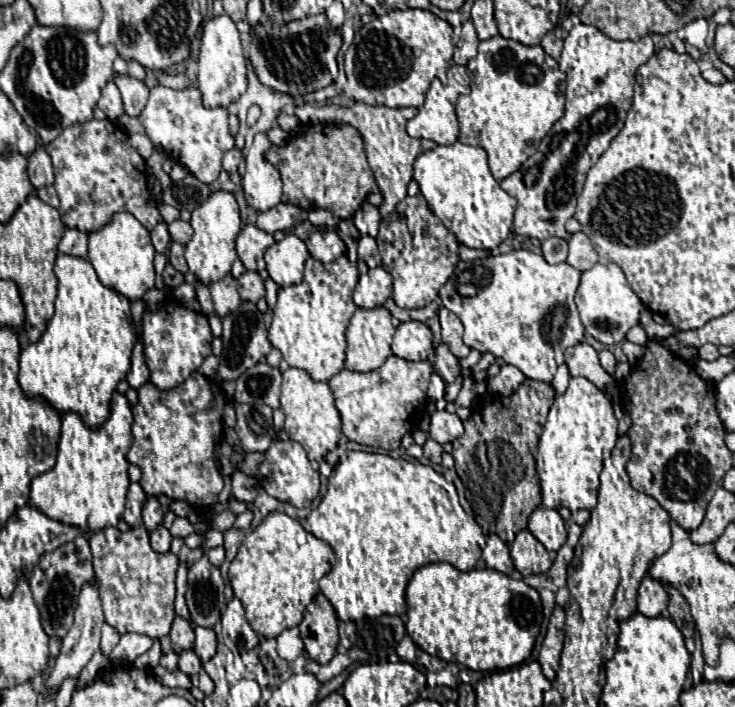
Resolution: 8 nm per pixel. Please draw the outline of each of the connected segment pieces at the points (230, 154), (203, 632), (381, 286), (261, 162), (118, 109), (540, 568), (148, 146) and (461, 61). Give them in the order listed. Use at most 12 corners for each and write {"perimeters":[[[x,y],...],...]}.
{"perimeters":[[[230,149],[224,155],[222,167],[232,173],[240,167],[242,151]],[[196,627],[194,651],[200,661],[216,653],[214,629]],[[370,269],[354,289],[362,309],[382,307],[392,297],[392,277]],[[258,133],[246,155],[242,187],[256,211],[282,199],[278,169],[266,161],[272,147]],[[108,81],[98,107],[110,121],[124,113],[118,87]],[[530,531],[510,545],[522,577],[542,575],[552,565],[548,551]],[[130,135],[134,149],[148,161],[154,145],[146,135]],[[464,21],[454,49],[454,63],[474,59],[480,41],[472,21]]]}

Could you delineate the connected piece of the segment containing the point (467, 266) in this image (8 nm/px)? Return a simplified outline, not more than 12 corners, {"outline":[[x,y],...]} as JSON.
{"outline":[[528,249],[460,261],[464,343],[550,383],[584,339],[582,273]]}

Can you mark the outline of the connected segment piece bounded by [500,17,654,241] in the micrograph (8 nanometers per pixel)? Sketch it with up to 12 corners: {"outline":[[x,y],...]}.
{"outline":[[576,17],[566,113],[500,183],[514,233],[570,239],[586,173],[624,127],[648,35]]}

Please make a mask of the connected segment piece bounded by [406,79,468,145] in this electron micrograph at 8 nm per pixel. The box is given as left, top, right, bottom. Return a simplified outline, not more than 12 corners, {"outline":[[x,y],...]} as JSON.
{"outline":[[434,79],[408,135],[456,143],[456,99],[468,87]]}

